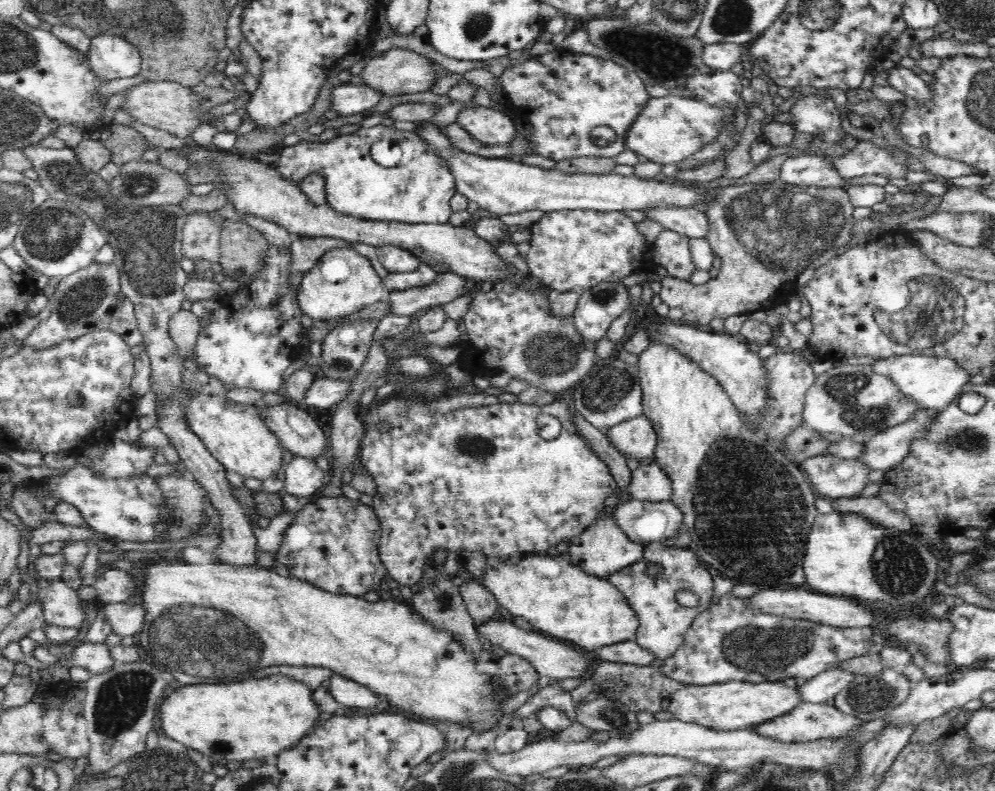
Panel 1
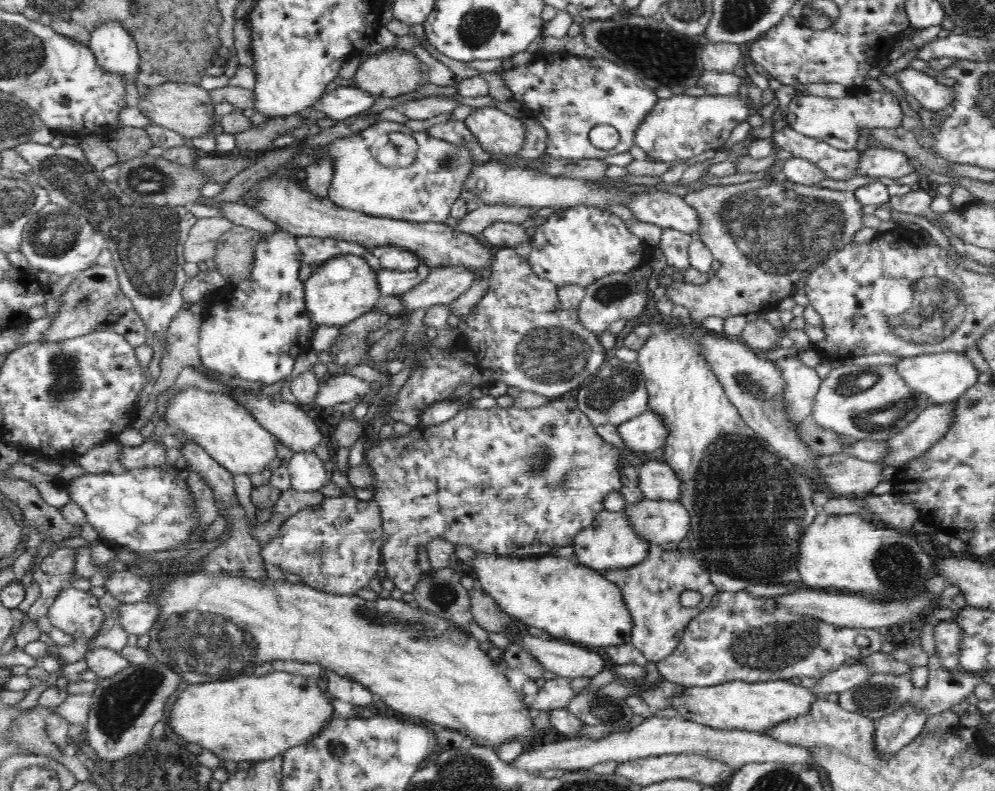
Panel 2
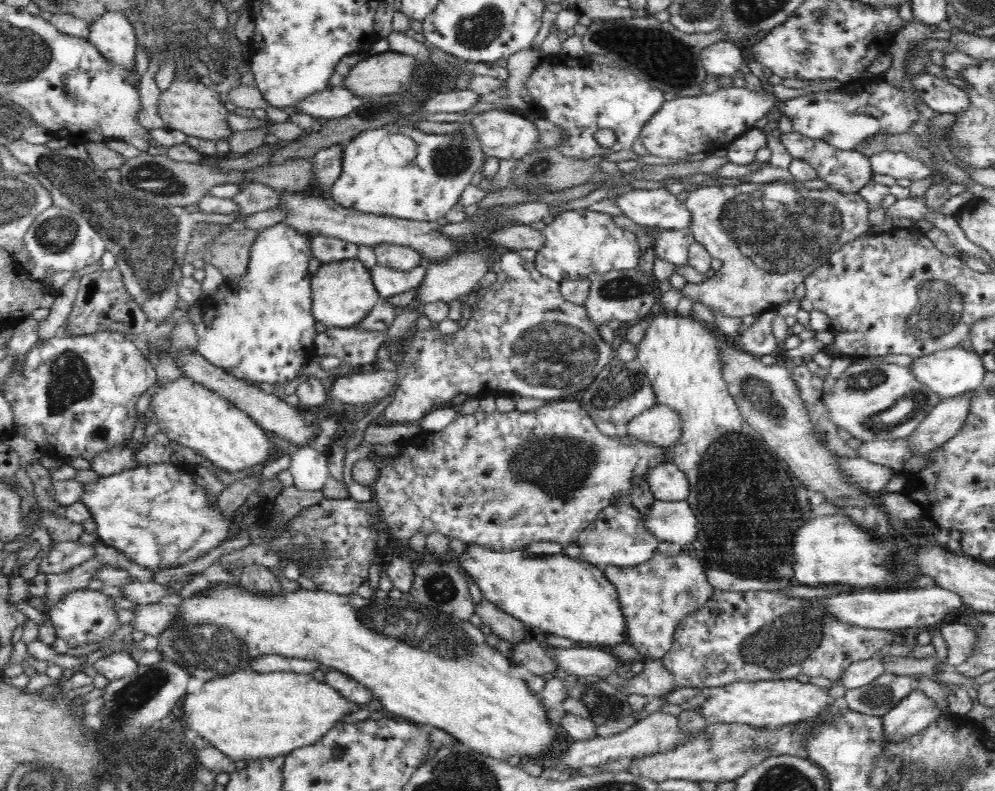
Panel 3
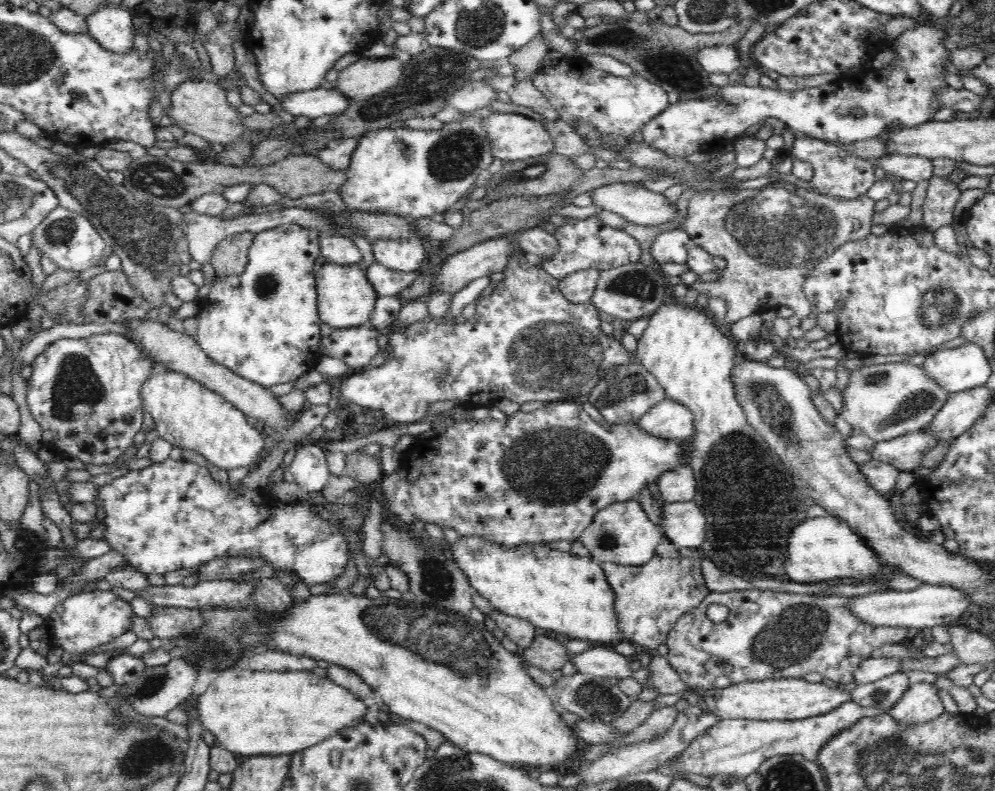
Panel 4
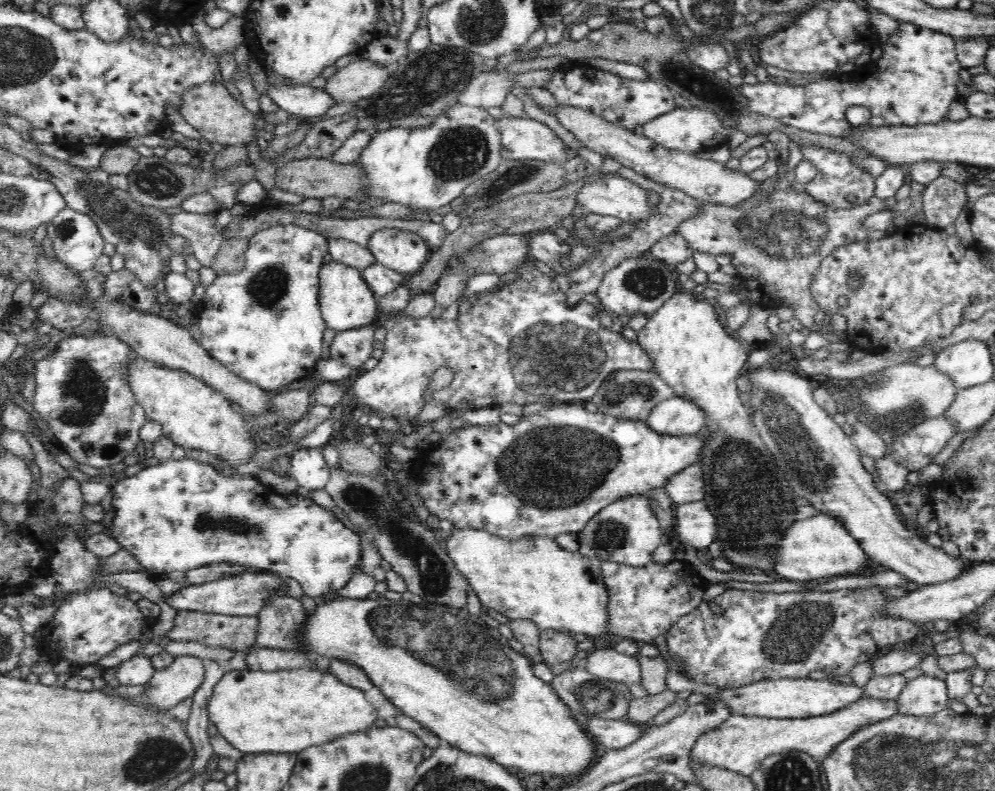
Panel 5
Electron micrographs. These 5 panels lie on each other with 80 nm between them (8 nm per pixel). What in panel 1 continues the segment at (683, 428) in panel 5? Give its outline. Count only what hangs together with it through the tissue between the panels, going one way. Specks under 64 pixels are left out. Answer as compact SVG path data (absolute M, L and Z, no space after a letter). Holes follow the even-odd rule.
M644 414L630 421L608 427L605 436L624 457L651 461L655 453L658 435Z

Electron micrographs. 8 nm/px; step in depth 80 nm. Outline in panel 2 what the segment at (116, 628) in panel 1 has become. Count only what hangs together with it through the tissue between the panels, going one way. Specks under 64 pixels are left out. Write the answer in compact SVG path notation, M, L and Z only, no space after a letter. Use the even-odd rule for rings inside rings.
M154 602L121 603L115 608L119 616L113 622L122 624L128 635L144 635L154 626L159 606Z

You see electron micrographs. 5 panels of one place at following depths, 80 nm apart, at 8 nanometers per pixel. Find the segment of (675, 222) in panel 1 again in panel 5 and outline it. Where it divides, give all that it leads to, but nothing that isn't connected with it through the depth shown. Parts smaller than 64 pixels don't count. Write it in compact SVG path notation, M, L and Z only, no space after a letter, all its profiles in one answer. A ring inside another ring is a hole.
M600 176L592 184L582 186L576 198L578 203L583 206L582 212L585 214L612 215L620 220L642 220L650 218L656 212L656 205L650 204L647 190L640 187L626 178L620 176Z

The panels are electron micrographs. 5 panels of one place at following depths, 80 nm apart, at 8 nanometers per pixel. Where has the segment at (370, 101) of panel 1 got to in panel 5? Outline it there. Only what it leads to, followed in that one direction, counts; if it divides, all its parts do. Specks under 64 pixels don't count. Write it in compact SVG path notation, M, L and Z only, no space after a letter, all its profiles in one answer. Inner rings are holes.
M268 81L268 96L278 106L290 115L299 116L301 119L322 118L327 110L336 106L334 97L322 88L310 87L310 85L294 84L286 86L277 81Z

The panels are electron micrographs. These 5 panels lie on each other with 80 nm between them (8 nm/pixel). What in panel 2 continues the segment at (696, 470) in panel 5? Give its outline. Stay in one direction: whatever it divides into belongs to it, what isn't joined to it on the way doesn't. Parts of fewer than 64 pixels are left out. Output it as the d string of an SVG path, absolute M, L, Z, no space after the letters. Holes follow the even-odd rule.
M658 458L642 464L638 469L638 485L647 500L680 500L682 480L675 475L671 466Z

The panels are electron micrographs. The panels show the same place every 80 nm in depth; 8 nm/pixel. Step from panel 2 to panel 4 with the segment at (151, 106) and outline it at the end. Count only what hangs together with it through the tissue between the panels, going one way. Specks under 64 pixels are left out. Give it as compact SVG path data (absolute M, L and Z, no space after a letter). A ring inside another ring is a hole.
M187 80L181 82L171 92L171 105L166 114L173 120L172 124L178 124L190 134L197 134L208 143L217 142L223 145L231 144L242 136L245 124L241 122L242 116L237 108L232 107L226 99L226 90L218 83L206 80Z

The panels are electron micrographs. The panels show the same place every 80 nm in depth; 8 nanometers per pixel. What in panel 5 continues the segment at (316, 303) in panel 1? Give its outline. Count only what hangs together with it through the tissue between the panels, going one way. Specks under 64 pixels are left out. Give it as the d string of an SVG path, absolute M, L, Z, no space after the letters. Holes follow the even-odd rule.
M329 261L319 270L319 305L328 328L336 332L352 330L370 324L378 316L377 300L361 270L341 262Z

